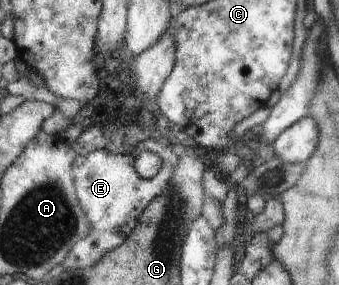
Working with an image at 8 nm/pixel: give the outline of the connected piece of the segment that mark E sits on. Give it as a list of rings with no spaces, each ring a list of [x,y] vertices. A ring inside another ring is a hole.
[[[161,141],[161,169],[155,177],[145,179],[135,171],[133,153],[115,154],[102,147],[84,156],[77,155],[72,165],[74,188],[86,213],[90,232],[69,250],[65,265],[71,269],[90,268],[103,254],[120,247],[132,229],[137,227],[143,210],[153,198],[168,189],[177,158],[171,146]]]

